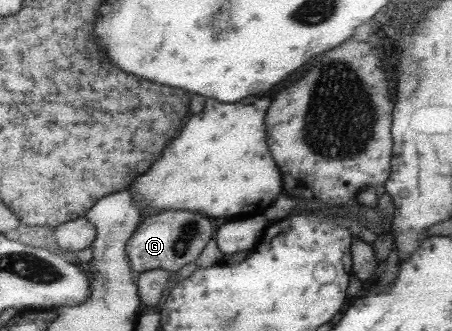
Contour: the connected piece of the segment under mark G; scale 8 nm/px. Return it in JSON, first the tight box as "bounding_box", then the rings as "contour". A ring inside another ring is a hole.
{"bounding_box":[127,210,212,278],"contour":[[[164,210],[156,216],[142,220],[131,240],[127,242],[127,262],[130,262],[134,272],[162,269],[176,278],[176,272],[184,264],[196,260],[210,238],[212,238],[212,224],[204,216],[186,210]]]}

